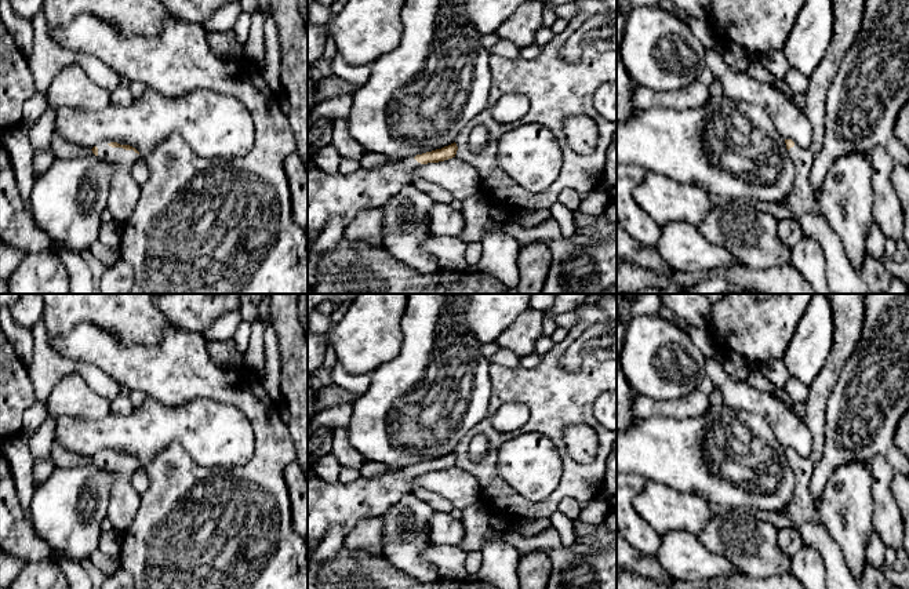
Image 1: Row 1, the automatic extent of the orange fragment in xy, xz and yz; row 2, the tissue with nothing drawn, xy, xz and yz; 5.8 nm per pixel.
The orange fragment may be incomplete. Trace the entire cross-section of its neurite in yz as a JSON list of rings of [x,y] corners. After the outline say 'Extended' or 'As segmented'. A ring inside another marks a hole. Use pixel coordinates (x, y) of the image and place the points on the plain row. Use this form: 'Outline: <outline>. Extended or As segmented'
Outline: [[[829,294],[835,321],[835,342],[823,368],[808,386],[806,399],[806,418],[811,437],[812,451],[807,458],[785,448],[786,458],[795,473],[792,501],[786,509],[779,510],[796,526],[818,521],[817,505],[810,492],[810,480],[814,466],[821,459],[825,447],[825,411],[828,400],[836,386],[843,367],[851,357],[862,332],[866,294]]]. Extended

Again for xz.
Outline: [[[454,451],[454,452],[444,455],[441,458],[436,458],[436,459],[432,459],[432,461],[417,463],[412,468],[407,468],[406,473],[407,473],[407,476],[414,477],[419,473],[444,470],[444,469],[455,466],[457,459],[458,459],[458,455]]]. Extended

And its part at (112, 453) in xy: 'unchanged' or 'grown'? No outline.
grown

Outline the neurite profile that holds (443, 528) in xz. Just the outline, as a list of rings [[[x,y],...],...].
[[[434,512],[429,520],[425,538],[432,545],[459,545],[465,535],[465,527],[461,520],[450,513]]]

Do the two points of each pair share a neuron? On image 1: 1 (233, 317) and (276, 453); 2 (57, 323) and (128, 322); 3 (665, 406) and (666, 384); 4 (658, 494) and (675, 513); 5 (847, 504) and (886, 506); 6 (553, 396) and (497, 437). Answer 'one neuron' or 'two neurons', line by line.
1: two neurons
2: one neuron
3: two neurons
4: one neuron
5: two neurons
6: one neuron

